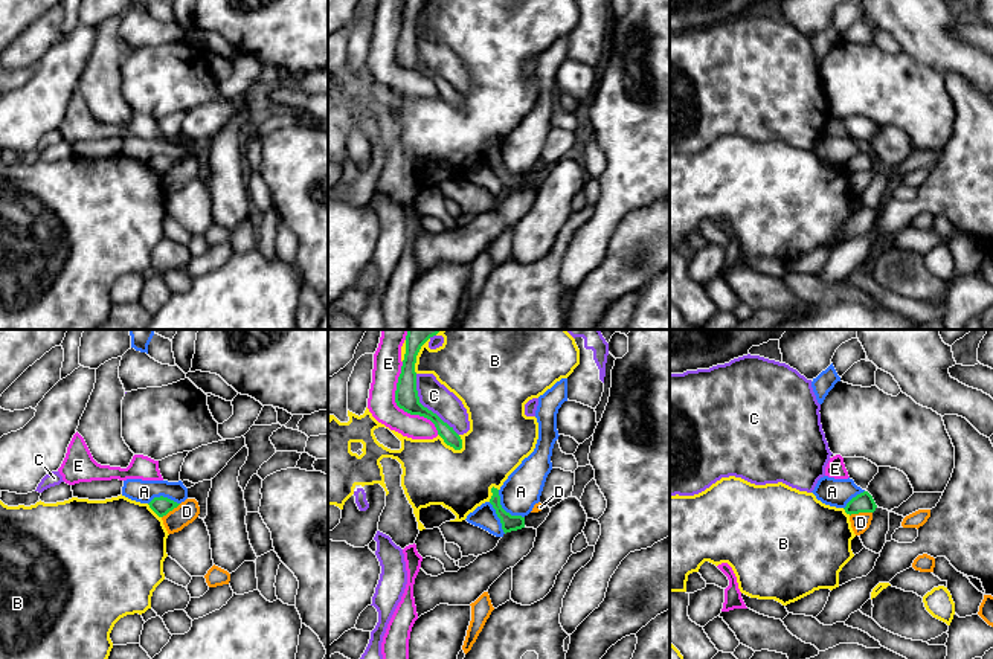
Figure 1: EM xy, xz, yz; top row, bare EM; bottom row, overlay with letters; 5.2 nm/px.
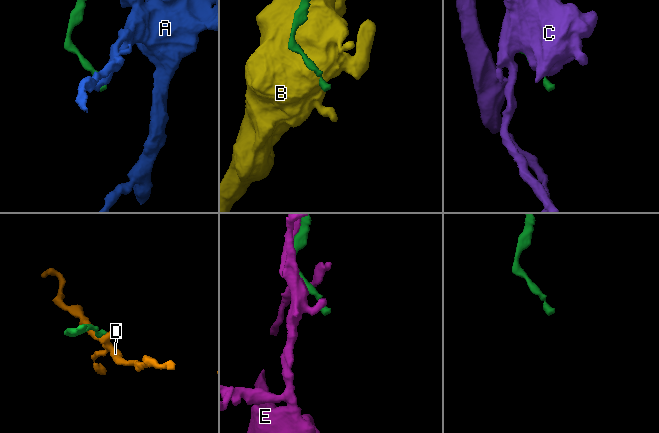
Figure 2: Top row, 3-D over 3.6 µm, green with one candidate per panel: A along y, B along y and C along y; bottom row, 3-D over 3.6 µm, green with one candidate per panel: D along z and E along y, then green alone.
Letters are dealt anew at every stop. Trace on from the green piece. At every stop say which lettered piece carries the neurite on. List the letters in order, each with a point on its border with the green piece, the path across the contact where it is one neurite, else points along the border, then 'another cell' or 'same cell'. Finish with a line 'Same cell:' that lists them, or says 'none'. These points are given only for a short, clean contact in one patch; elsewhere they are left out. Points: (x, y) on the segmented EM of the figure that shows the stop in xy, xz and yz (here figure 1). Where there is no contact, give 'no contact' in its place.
A: meets green in xz at (504, 510); border along xz (498, 490), (501, 505), (511, 514), (523, 517); another cell
B: meets green in xz at (450, 446); another cell
C: meets green in xz at (426, 408); another cell
D: meets green in yz at (861, 511); border along yz (871, 511), (859, 511), (850, 516); another cell
E: meets green in xz at (398, 406); another cell
Same cell: none

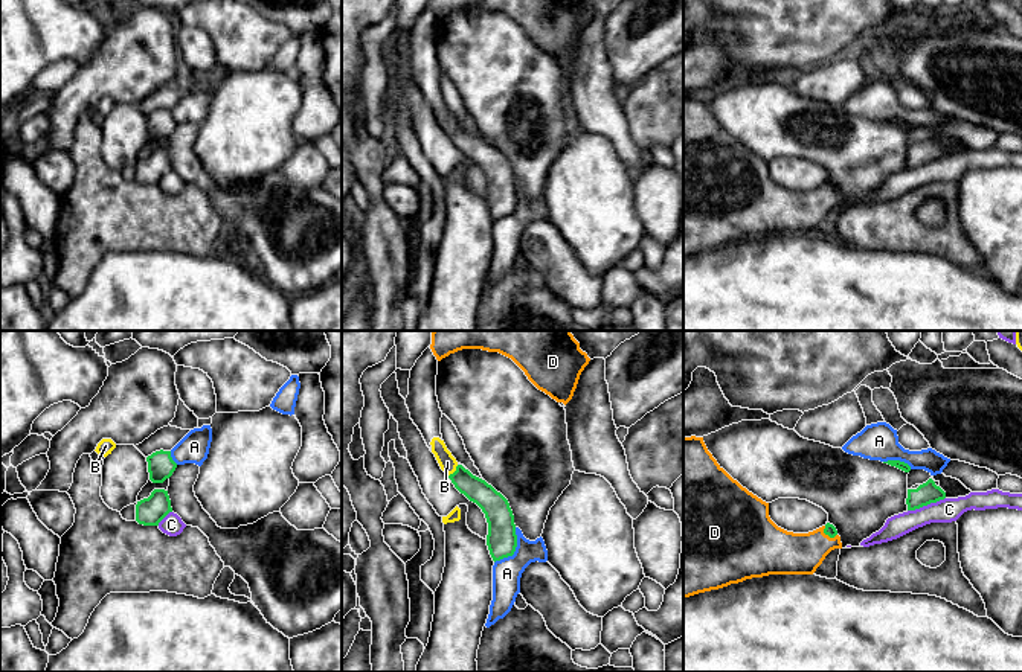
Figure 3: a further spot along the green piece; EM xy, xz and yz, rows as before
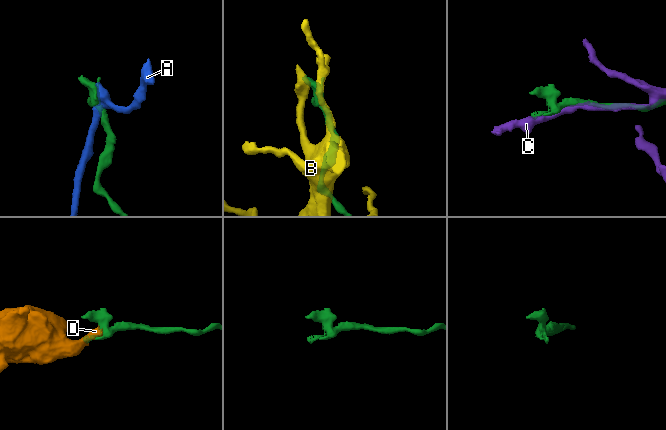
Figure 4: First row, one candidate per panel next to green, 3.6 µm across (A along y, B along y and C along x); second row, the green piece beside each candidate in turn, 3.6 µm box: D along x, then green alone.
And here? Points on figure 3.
A: meets green in xz at (514, 550); border along xz (516, 528), (516, 550), (494, 563); another cell
B: meets green in xz at (455, 471); border along xz (458, 465), (449, 476); another cell
C: meets green in yz at (926, 505); another cell
D: meets green in yz at (827, 534); runs through yz (830, 529), (827, 534), (806, 552), (784, 552); same cell
Same cell: D

